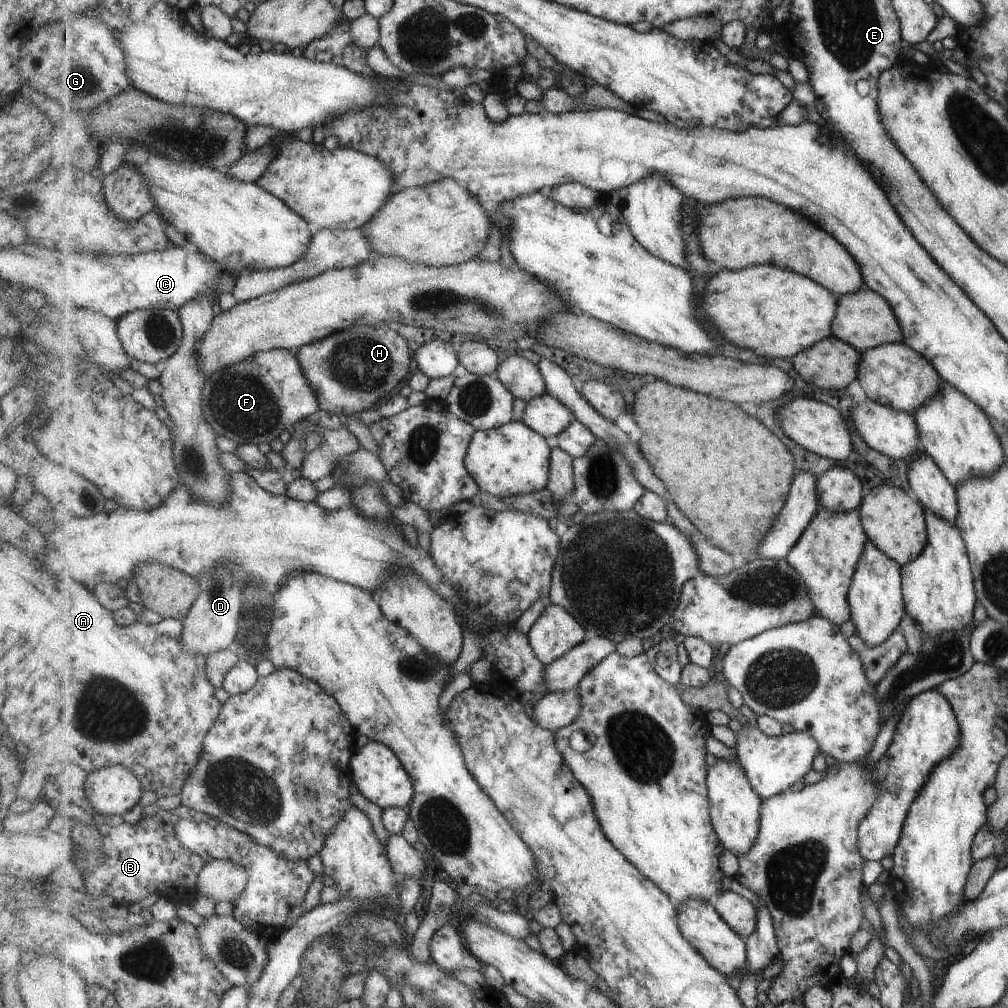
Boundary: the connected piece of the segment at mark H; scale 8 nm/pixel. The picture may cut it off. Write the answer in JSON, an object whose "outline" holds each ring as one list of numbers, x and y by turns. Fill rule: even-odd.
{"outline":[[387,324,356,325,296,351,305,376,316,390,320,408,341,418,374,409,409,374,414,354,407,340]]}

